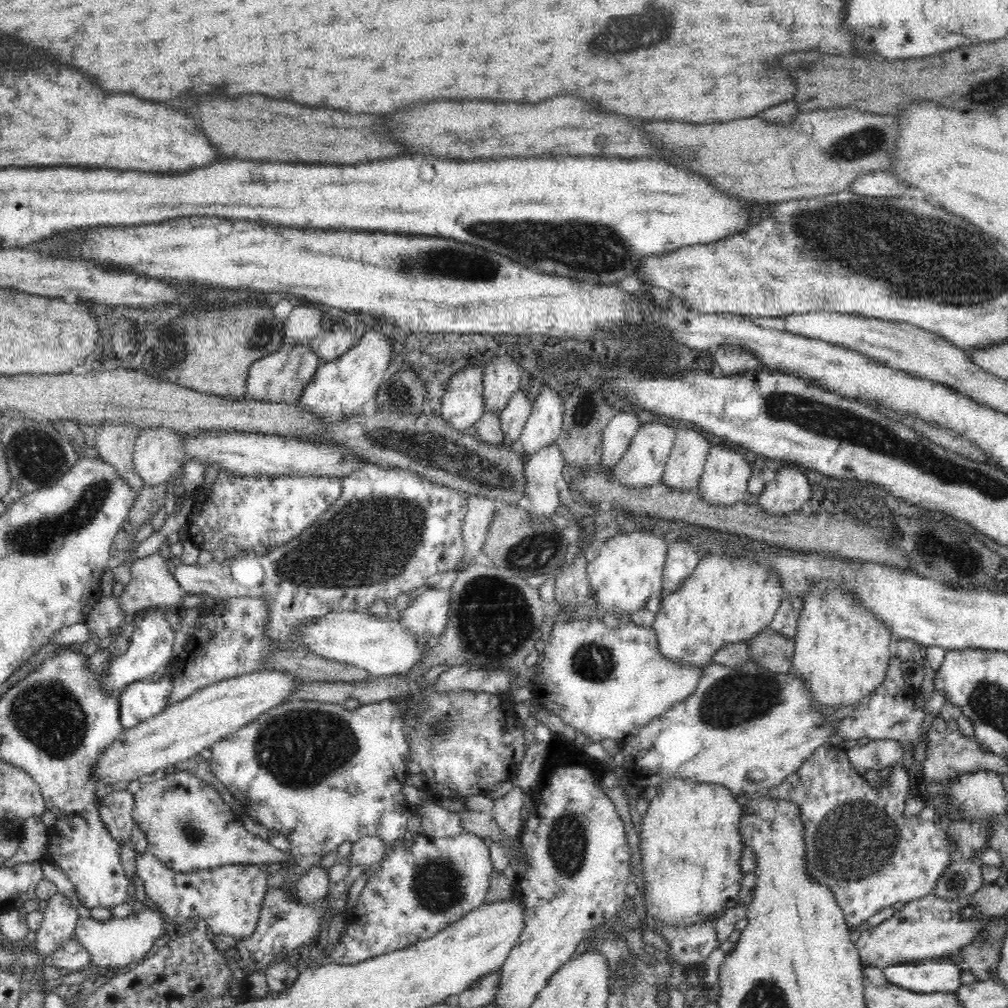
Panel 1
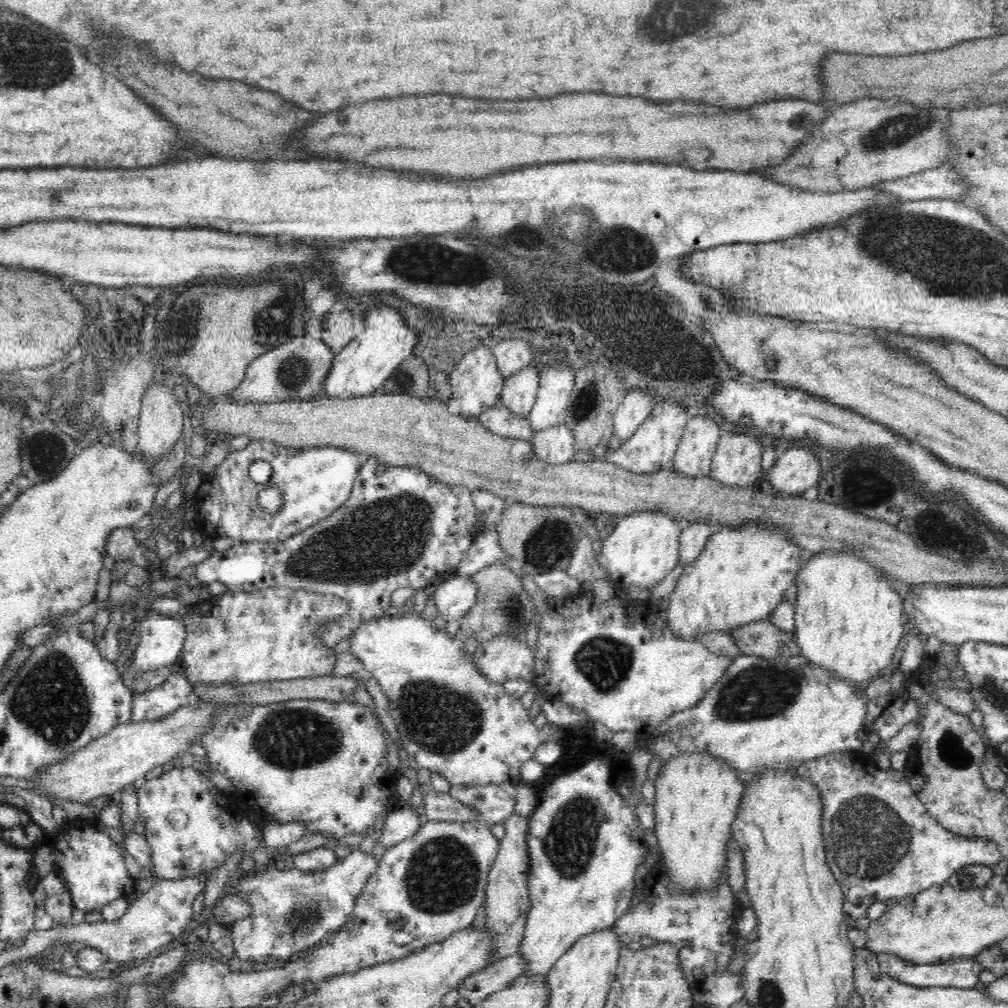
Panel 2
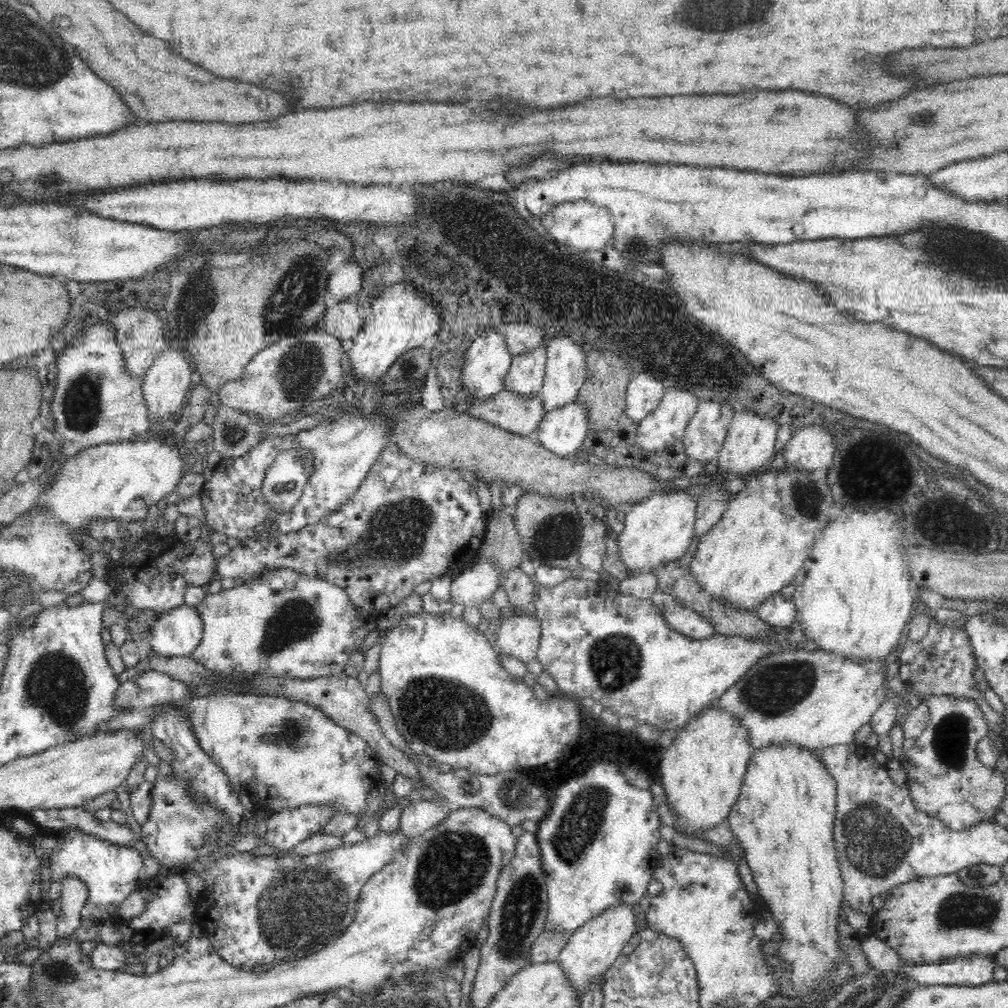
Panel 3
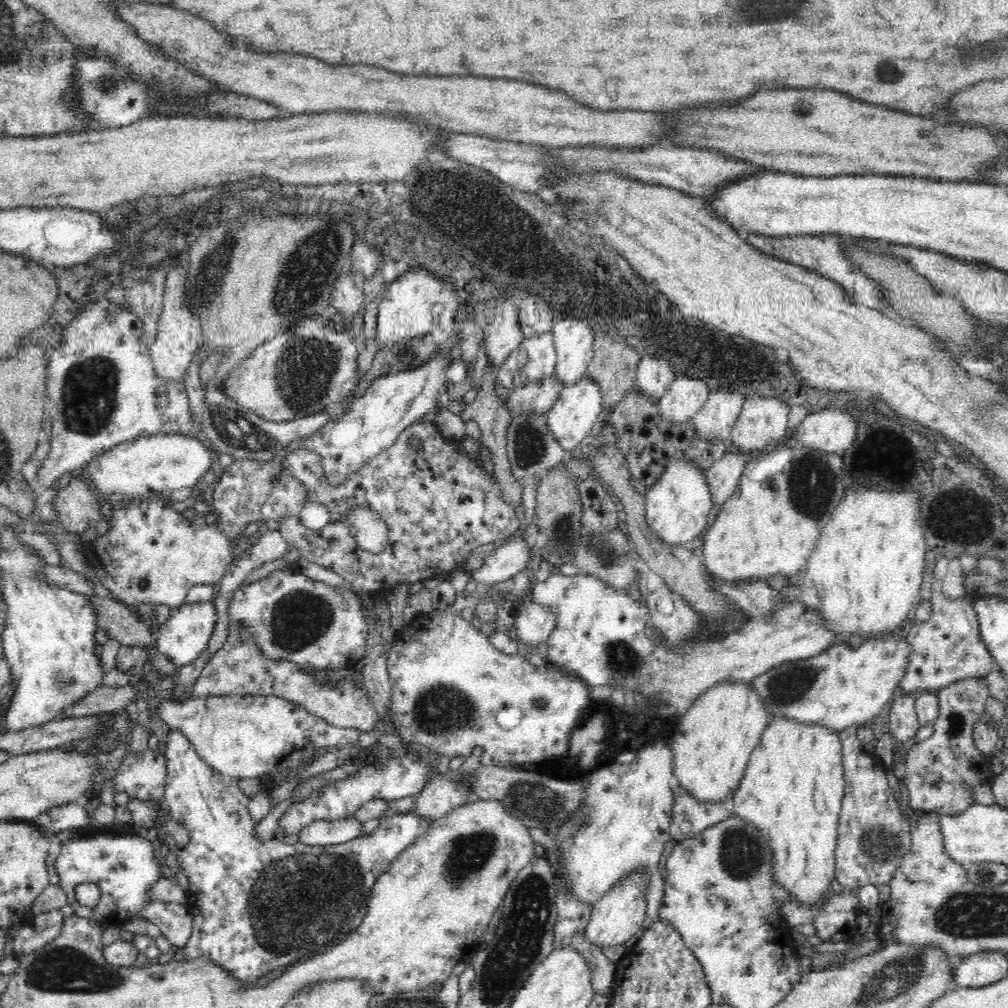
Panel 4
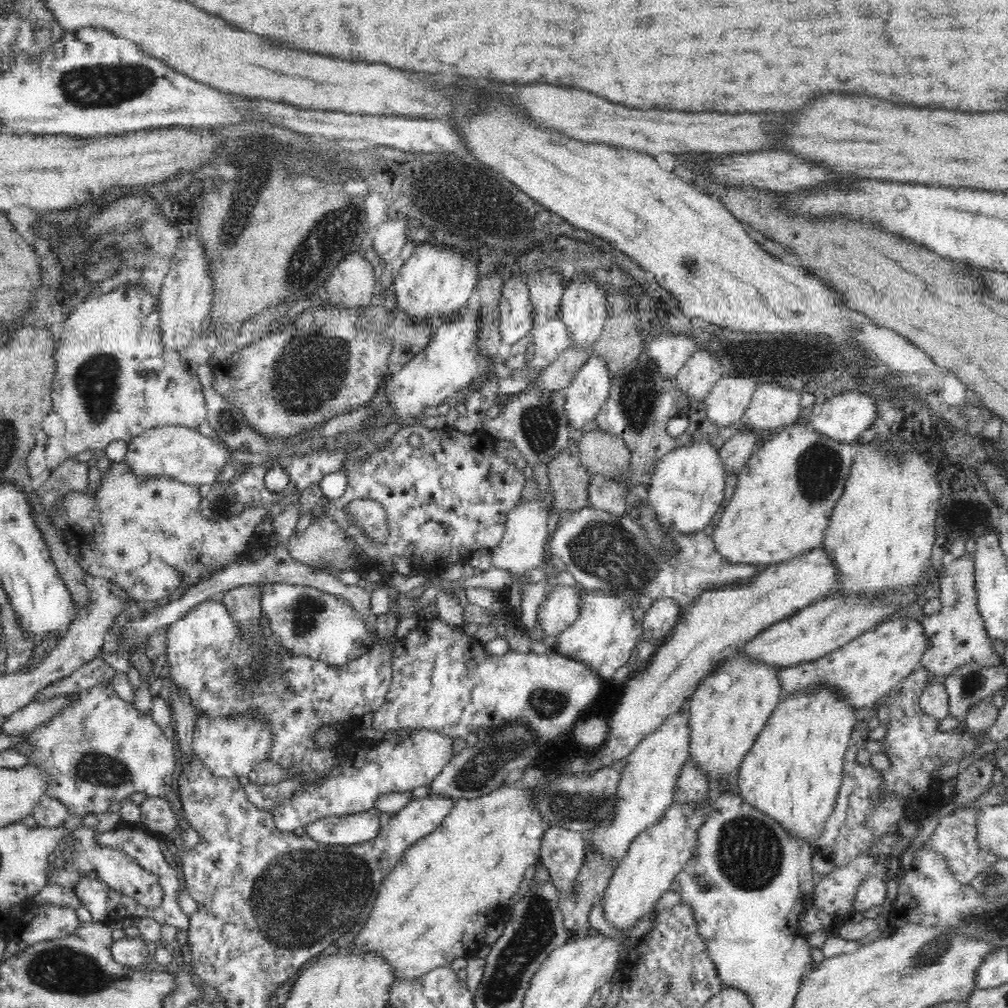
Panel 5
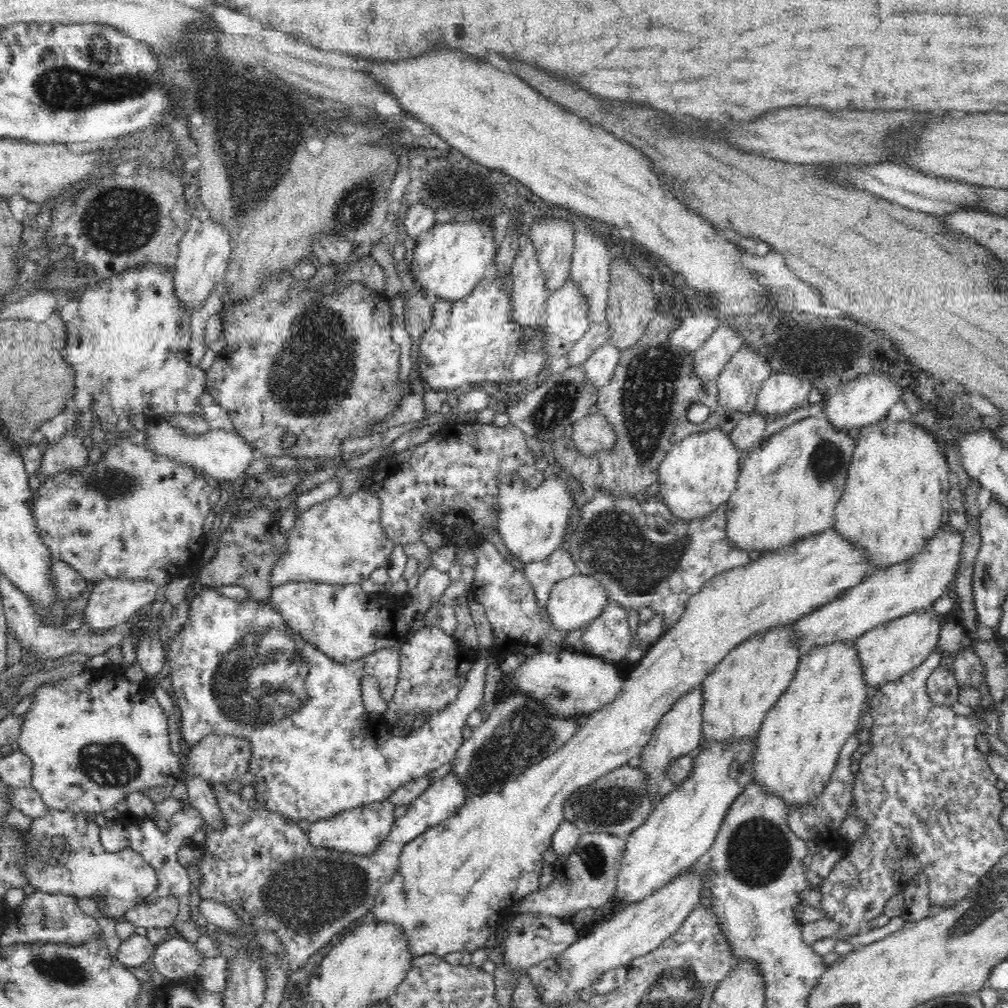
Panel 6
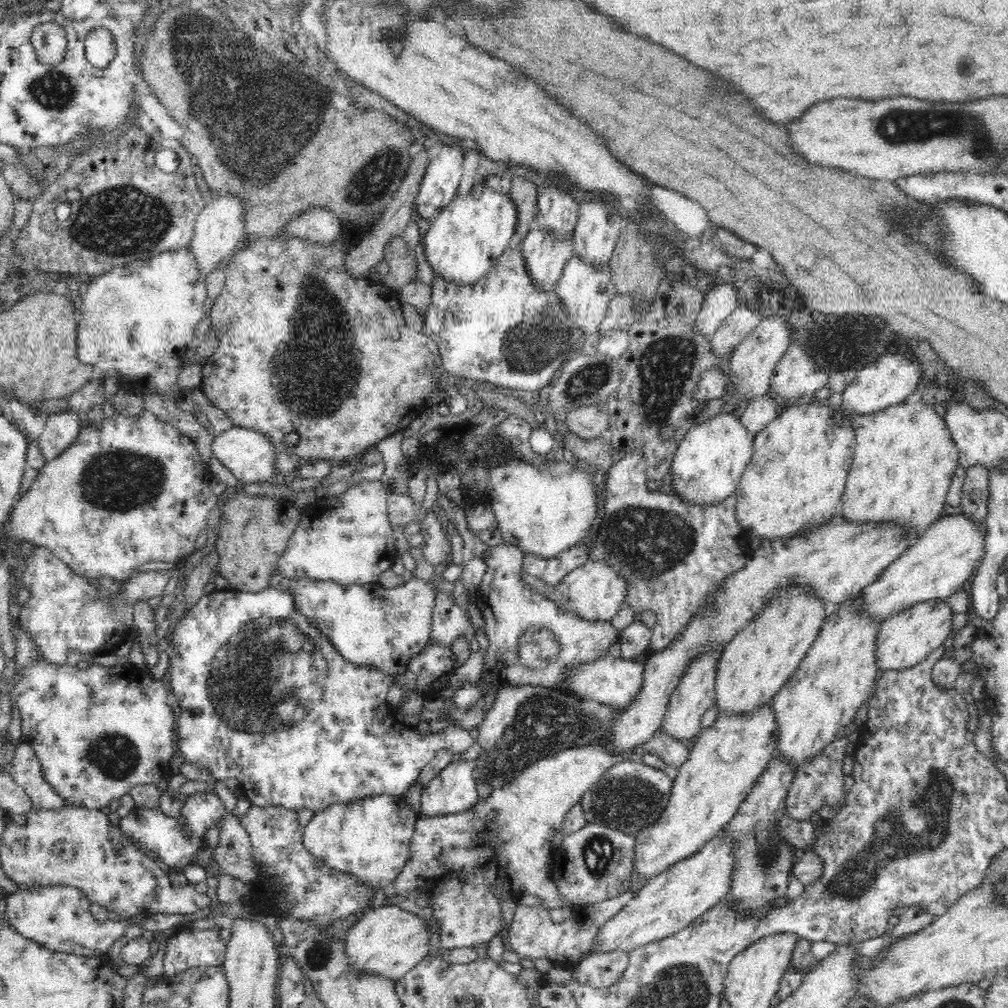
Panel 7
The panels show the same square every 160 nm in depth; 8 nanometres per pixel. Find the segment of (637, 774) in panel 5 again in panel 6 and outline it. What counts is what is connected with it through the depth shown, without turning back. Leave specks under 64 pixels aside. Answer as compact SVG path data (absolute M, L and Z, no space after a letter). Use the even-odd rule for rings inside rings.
M702 686L692 687L692 690L680 695L672 708L663 714L658 726L653 730L652 738L648 746L641 752L640 766L643 772L651 776L651 790L660 791L660 785L666 780L664 769L674 758L680 758L686 754L694 754L703 745L703 717L704 691Z

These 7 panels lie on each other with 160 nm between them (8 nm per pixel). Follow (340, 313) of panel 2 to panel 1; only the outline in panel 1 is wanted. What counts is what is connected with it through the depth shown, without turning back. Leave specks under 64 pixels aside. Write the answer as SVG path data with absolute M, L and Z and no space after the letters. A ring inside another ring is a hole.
M338 320L331 328L330 332L322 333L309 344L320 356L322 362L328 362L346 354L350 348L354 347L354 339L357 337L348 330L342 320Z

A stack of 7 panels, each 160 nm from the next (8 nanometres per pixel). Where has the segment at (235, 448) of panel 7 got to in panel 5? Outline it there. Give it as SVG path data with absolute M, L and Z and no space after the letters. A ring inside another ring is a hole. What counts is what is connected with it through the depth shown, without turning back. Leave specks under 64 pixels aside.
M158 425L145 430L140 436L127 442L125 460L136 474L166 475L180 482L192 485L214 484L220 478L220 472L231 463L232 450L218 437L202 434L199 429L178 425Z

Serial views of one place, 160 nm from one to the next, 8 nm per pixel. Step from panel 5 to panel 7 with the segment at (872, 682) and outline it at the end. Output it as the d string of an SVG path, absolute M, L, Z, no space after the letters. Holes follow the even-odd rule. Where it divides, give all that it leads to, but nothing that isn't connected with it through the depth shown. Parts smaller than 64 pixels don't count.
M945 599L920 601L882 622L878 634L878 666L884 672L903 669L922 662L936 647L942 646L953 632L954 610Z

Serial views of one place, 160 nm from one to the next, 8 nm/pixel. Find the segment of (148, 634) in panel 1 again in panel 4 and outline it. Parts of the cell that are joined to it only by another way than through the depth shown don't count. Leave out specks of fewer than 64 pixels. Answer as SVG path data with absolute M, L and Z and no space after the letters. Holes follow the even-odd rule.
M213 601L192 604L184 602L176 608L171 608L170 616L156 632L156 649L168 658L176 669L191 665L210 648L210 640L216 630L216 619L216 605Z

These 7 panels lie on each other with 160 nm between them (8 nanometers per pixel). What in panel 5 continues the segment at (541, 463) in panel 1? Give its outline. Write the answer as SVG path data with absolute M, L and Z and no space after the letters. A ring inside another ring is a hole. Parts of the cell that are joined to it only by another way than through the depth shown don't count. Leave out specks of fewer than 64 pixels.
M592 356L576 373L566 392L566 409L574 430L595 420L609 397L613 378L606 359Z

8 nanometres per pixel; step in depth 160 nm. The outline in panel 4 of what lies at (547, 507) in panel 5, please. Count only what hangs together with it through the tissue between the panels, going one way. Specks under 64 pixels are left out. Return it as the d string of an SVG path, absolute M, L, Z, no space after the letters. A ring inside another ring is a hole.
M522 533L511 536L508 542L504 542L493 554L486 560L486 563L480 570L472 571L474 579L489 588L524 570L528 570L528 564L532 560L532 548Z

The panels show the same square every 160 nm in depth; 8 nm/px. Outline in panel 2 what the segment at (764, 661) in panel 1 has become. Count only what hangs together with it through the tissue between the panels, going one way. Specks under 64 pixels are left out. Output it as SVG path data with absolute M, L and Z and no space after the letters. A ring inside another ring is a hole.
M760 619L732 627L727 635L735 642L742 655L756 655L765 659L788 658L800 653L794 631L785 631L769 619Z

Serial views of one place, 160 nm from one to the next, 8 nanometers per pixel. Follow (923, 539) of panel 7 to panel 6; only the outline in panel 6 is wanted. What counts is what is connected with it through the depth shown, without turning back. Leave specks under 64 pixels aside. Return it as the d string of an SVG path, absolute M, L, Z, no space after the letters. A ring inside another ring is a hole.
M942 524L912 558L888 566L875 567L875 571L862 584L846 590L844 594L799 618L795 622L799 634L800 652L824 643L844 641L884 624L902 618L915 610L932 609L935 600L951 593L950 584L956 580L962 564L964 535L954 526Z

